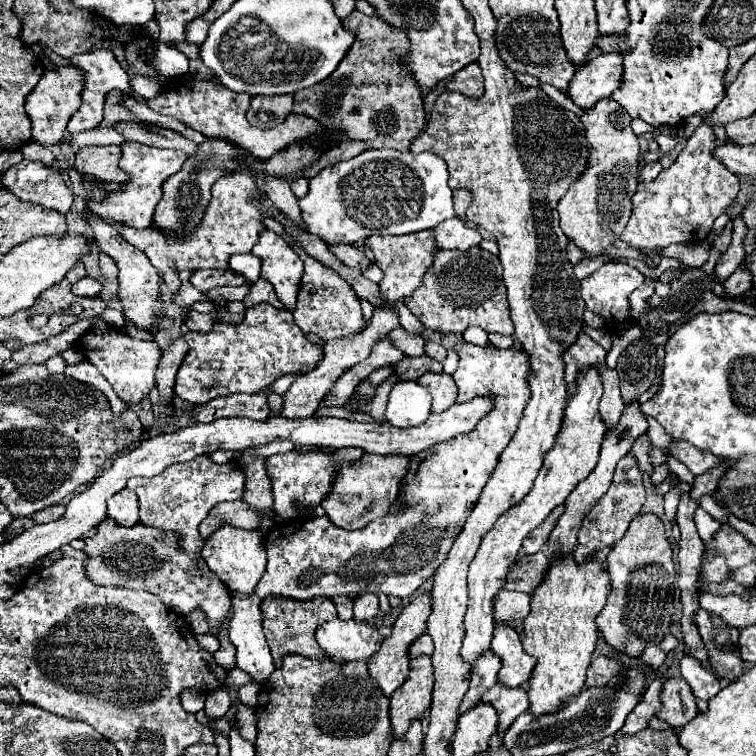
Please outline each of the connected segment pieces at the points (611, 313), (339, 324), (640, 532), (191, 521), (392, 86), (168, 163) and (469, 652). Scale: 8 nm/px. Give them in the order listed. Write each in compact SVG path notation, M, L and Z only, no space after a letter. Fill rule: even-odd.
M605 263L591 277L581 281L581 297L583 297L585 305L587 305L587 309L601 315L605 319L605 327L609 331L617 333L617 329L633 325L629 295L639 285L641 285L641 273L635 267L631 267L627 263Z
M301 253L299 257L305 263L305 273L301 279L297 307L293 311L295 323L305 333L315 333L323 341L345 337L355 333L355 329L361 329L361 325L365 325L365 319L361 315L359 297L355 297L351 285L347 285L347 281L343 281L335 271L327 269L325 265L319 265L319 261L315 261L313 257L307 257L307 253Z
M645 513L633 517L623 539L617 541L607 555L607 573L613 589L595 623L613 649L637 657L645 647L657 645L669 633L673 615L677 573L665 525L657 515Z
M203 455L203 457L195 457L193 461L175 463L151 479L133 477L129 479L127 487L135 491L139 497L143 525L153 525L165 531L177 531L181 535L181 543L185 551L199 551L203 547L203 541L197 531L199 523L207 517L213 505L221 501L243 499L245 481L247 481L245 471L235 461L217 465L207 455Z
M359 13L359 37L353 41L351 49L347 51L347 57L339 63L335 73L327 77L327 81L321 81L319 85L313 85L311 89L301 89L295 93L295 105L293 113L305 113L311 115L313 119L321 121L323 125L331 129L345 129L349 139L359 139L365 141L373 149L397 149L397 151L407 151L411 141L423 131L425 127L425 111L423 111L423 99L421 93L415 85L415 81L403 73L399 65L399 57L407 53L407 37L401 29L391 29L385 21L379 17L367 17Z
M125 141L121 145L121 151L123 155L121 155L119 167L129 175L129 179L121 183L119 189L109 191L109 195L103 201L87 201L87 209L97 215L111 217L117 223L127 223L137 229L143 229L143 227L149 227L153 221L153 211L161 199L163 181L181 169L185 157L183 153L175 153L173 149L157 149L157 147L147 147L143 143L131 143L131 141Z
M587 369L577 377L577 393L567 403L567 413L563 421L563 429L557 433L555 445L551 451L545 453L543 467L529 491L529 495L511 511L507 511L503 517L497 519L493 529L483 537L483 543L469 565L469 577L467 577L467 589L469 589L469 605L465 613L465 637L461 647L461 657L471 667L475 661L489 651L491 647L491 635L493 635L493 601L495 595L505 589L507 573L515 567L517 555L521 551L521 541L527 537L531 529L535 529L557 505L563 505L567 495L577 487L579 481L583 481L599 459L599 447L605 437L605 425L599 419L597 403L601 399L603 387L601 379L597 375L597 369Z

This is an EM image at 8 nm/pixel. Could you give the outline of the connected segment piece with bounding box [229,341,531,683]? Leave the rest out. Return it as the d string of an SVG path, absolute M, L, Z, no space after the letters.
M461 341L455 351L459 353L459 367L453 373L459 387L457 403L479 395L495 395L495 409L479 421L473 433L459 435L411 457L409 471L401 481L401 491L409 491L409 507L399 515L383 515L359 531L339 529L325 515L301 519L301 525L291 527L291 533L301 529L301 541L267 543L267 571L254 593L246 596L231 593L233 617L229 621L229 639L237 649L237 667L247 671L257 683L263 683L275 669L261 629L260 605L269 595L299 601L311 597L333 599L337 595L353 595L355 599L363 589L369 589L375 595L385 593L405 599L447 559L455 537L467 521L467 513L471 513L483 485L495 471L499 453L503 453L507 441L515 435L519 417L531 397L527 385L531 361L527 361L523 349L477 347Z

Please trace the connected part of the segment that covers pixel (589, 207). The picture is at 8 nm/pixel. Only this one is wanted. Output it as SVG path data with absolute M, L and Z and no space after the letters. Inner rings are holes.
M605 97L595 107L585 109L581 117L587 129L591 159L585 173L571 185L557 205L561 229L571 243L575 243L589 257L599 257L601 249L615 245L631 217L631 195L637 189L639 171L639 143L631 129L629 113L613 99ZM601 201L601 213L599 213Z

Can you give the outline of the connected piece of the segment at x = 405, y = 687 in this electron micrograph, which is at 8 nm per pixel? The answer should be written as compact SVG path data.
M431 657L411 659L411 673L407 681L391 695L389 717L393 727L393 739L403 737L411 721L421 719L431 707L434 681Z

